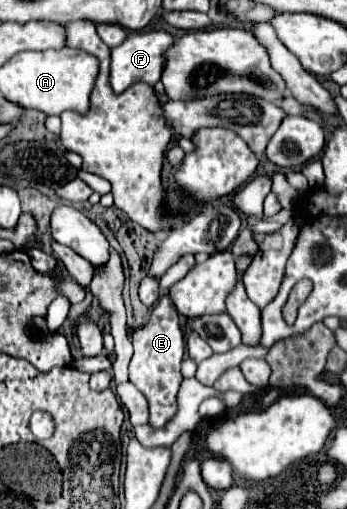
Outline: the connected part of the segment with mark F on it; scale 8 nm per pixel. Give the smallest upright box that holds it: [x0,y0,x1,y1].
[111,30,175,94]

